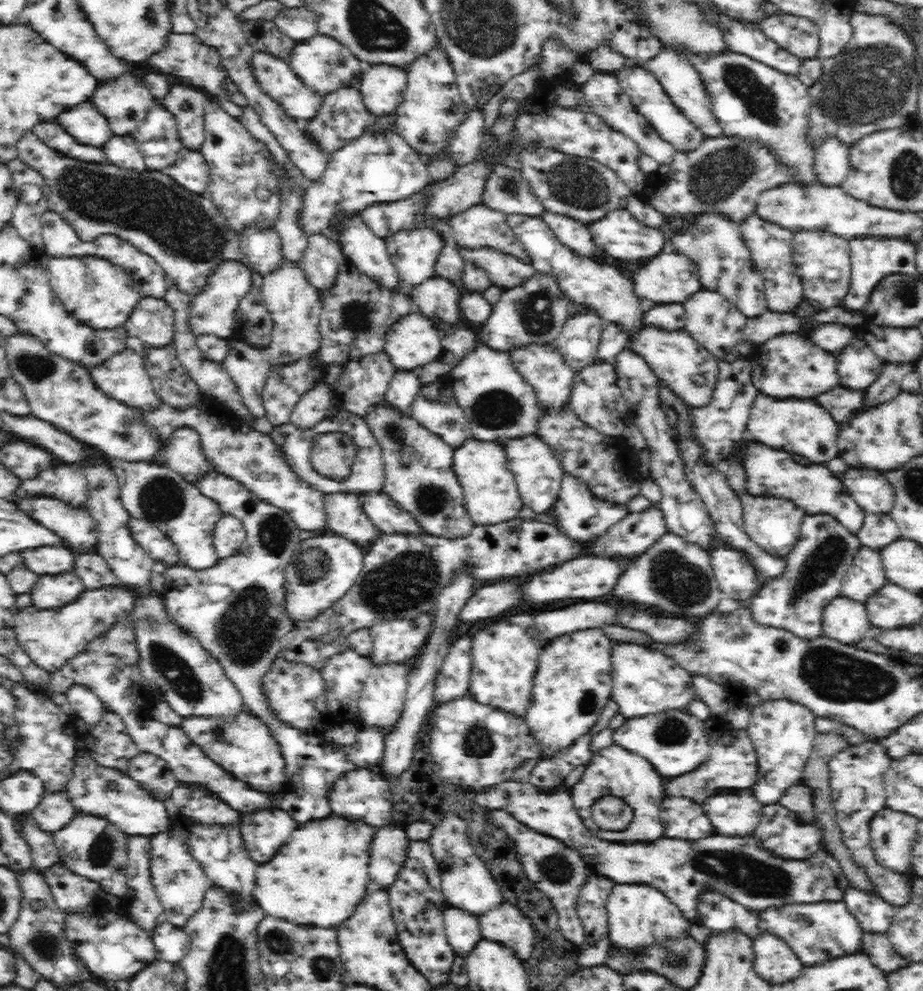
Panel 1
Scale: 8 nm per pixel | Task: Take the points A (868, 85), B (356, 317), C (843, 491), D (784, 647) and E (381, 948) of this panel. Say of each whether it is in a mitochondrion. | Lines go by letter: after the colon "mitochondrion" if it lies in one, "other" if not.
A: mitochondrion
B: mitochondrion
C: other
D: mitochondrion
E: other

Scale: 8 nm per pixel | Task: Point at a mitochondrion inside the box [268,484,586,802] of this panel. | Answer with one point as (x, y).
(403, 583)

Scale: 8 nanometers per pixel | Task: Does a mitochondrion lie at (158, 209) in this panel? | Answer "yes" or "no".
yes

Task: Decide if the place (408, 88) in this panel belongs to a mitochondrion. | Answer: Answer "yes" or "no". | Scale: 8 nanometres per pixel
no

